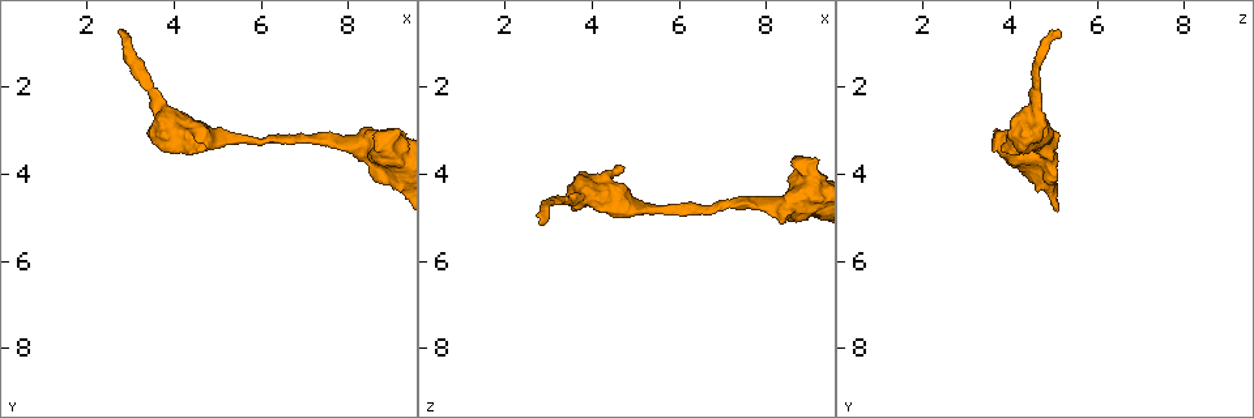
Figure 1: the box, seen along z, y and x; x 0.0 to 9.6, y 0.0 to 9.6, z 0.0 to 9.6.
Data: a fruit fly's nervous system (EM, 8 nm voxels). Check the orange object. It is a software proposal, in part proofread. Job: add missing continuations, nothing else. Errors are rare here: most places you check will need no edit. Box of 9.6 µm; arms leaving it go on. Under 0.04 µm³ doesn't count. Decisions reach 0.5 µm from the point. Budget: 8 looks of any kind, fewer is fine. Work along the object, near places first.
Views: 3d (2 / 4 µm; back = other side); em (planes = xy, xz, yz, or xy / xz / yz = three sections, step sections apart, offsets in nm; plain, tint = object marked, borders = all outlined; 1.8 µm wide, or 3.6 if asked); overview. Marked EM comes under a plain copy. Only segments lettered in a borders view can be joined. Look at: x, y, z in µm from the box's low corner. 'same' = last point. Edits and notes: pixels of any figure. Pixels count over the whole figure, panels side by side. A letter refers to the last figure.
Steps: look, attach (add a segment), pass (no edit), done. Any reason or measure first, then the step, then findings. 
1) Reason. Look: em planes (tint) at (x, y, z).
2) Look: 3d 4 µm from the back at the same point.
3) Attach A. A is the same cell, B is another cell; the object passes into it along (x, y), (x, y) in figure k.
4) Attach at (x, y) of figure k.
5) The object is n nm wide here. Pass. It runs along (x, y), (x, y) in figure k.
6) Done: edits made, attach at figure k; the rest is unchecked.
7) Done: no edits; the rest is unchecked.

Free end. Look: 3d 2 µm at (2.85, 0.70, 5.20).

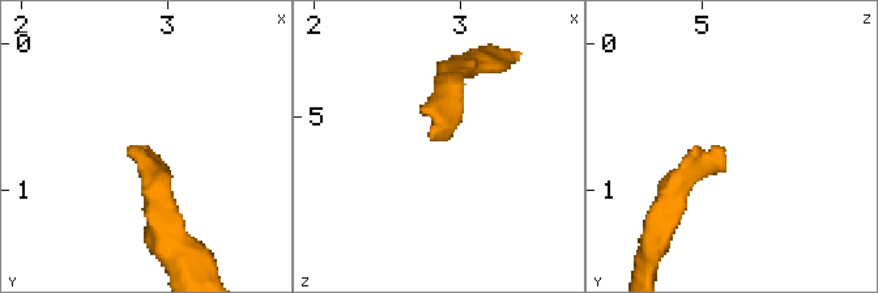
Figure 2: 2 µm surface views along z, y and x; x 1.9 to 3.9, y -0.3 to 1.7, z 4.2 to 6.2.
Need the tissue. Look: em xz step 4 (tint) at (2.80, 0.72, 5.16).

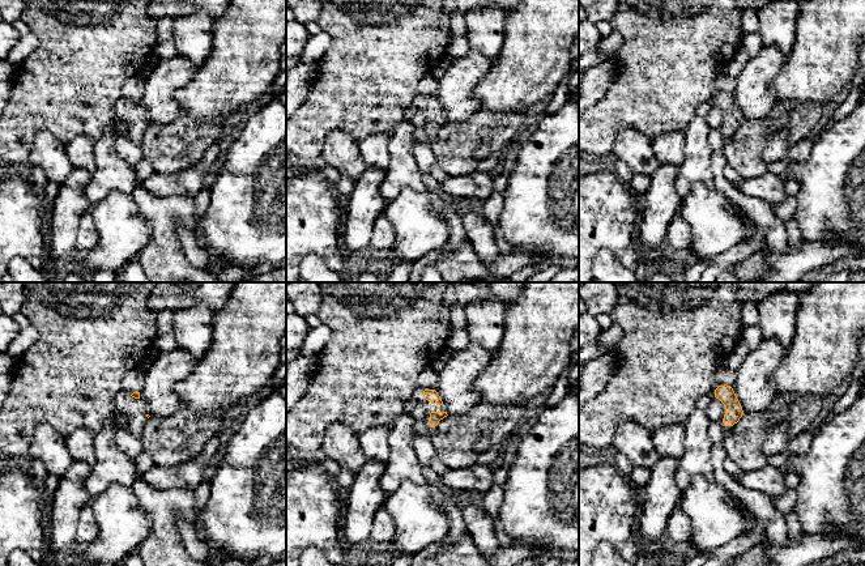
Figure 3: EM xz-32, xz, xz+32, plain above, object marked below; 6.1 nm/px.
Look: em planes (borders) at the same point.

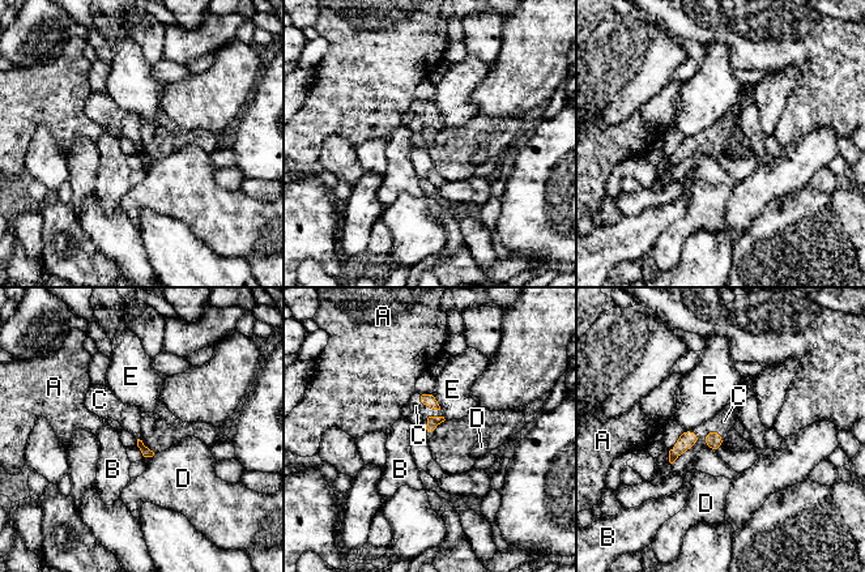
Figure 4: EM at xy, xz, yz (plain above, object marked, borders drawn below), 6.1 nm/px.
The longest contact is with C, 140 nm. Attach C. C is the same cell, A, B, D and E are other cells; the object passes into it along (433, 422), (427, 418), (416, 406) in figure 4; it goes on there.

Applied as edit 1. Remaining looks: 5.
See it whole again. Look: overview.

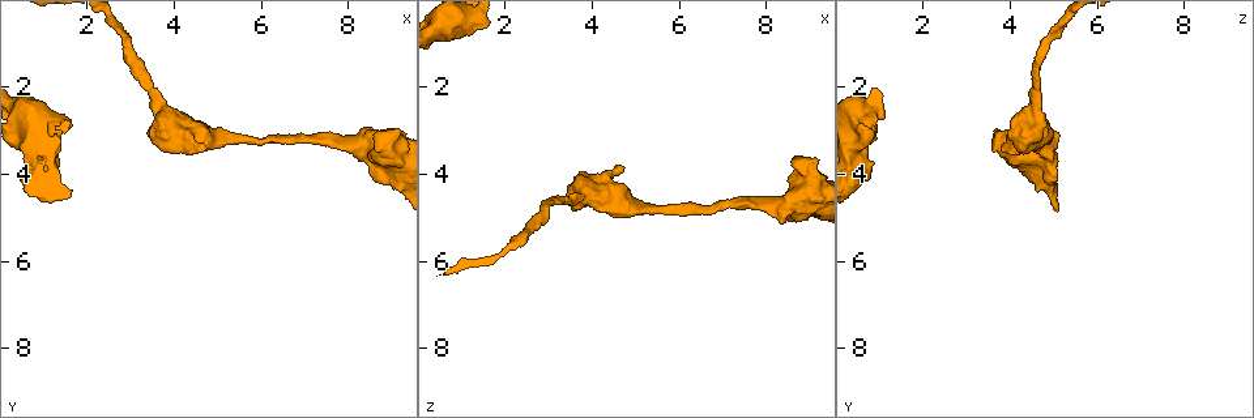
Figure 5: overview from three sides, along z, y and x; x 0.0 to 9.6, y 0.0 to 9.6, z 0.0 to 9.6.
Branch stops here. Look: em yz step 4 (tint) at (4.70, 3.40, 3.90).

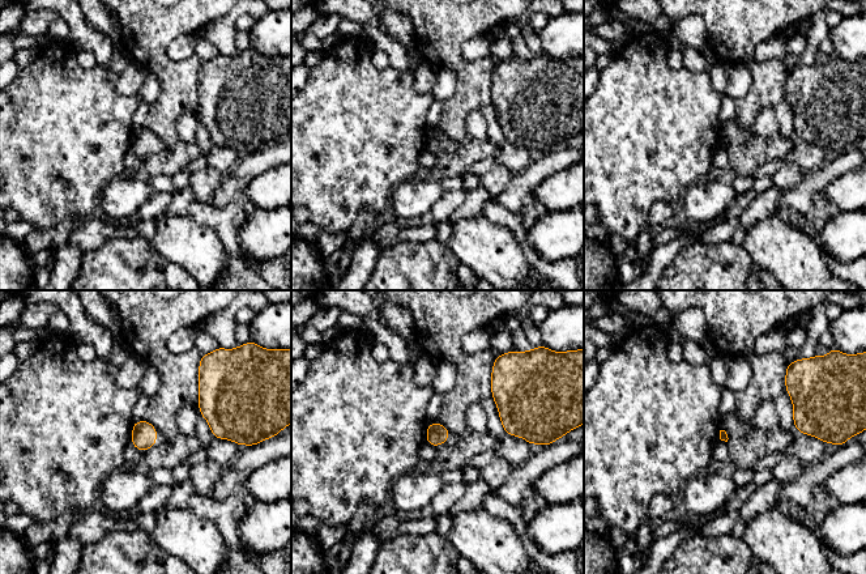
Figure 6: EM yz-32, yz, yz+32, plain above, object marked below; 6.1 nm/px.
Look: em planes (tint) at the same point.

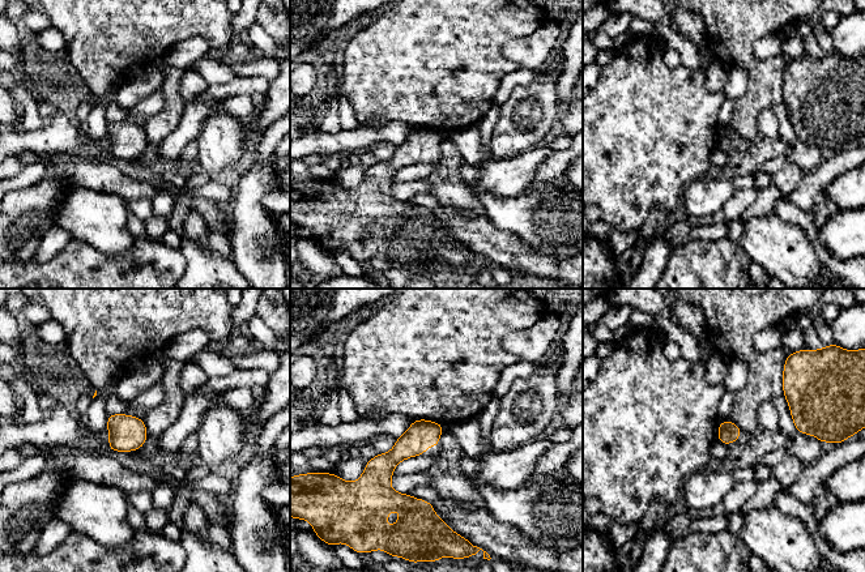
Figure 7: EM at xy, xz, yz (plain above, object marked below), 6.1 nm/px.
See the neighbours. Look: em planes (borders) at the same point.

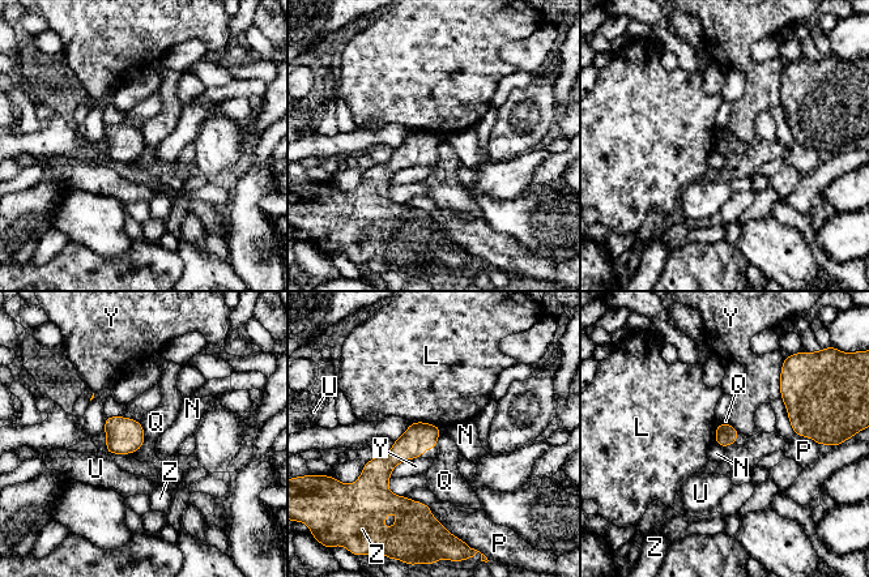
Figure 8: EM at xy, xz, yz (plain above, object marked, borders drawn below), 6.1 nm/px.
Pass. L, N, P, Q, U, Y and Z are other cells; a border runs along (141, 422), (144, 441), (132, 454) in figure 8; no lettered segment goes on from it.

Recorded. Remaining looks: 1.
Stops while still wide. Look: em 3.6 µm yz step 4 (borders) at (8.60, 3.10, 3.70).

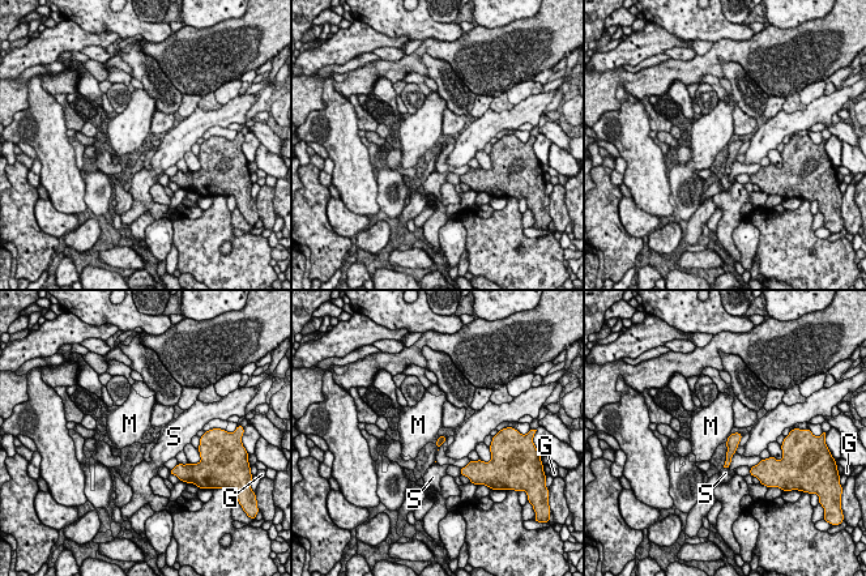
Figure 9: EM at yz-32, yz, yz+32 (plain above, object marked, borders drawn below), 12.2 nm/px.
Pass. G, M and S are other cells; a border runs along (730, 434), (725, 442) in figure 9; no lettered segment goes on from it.

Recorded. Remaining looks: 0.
Done: edits made, attach at figure 4; the rest is unchecked.

